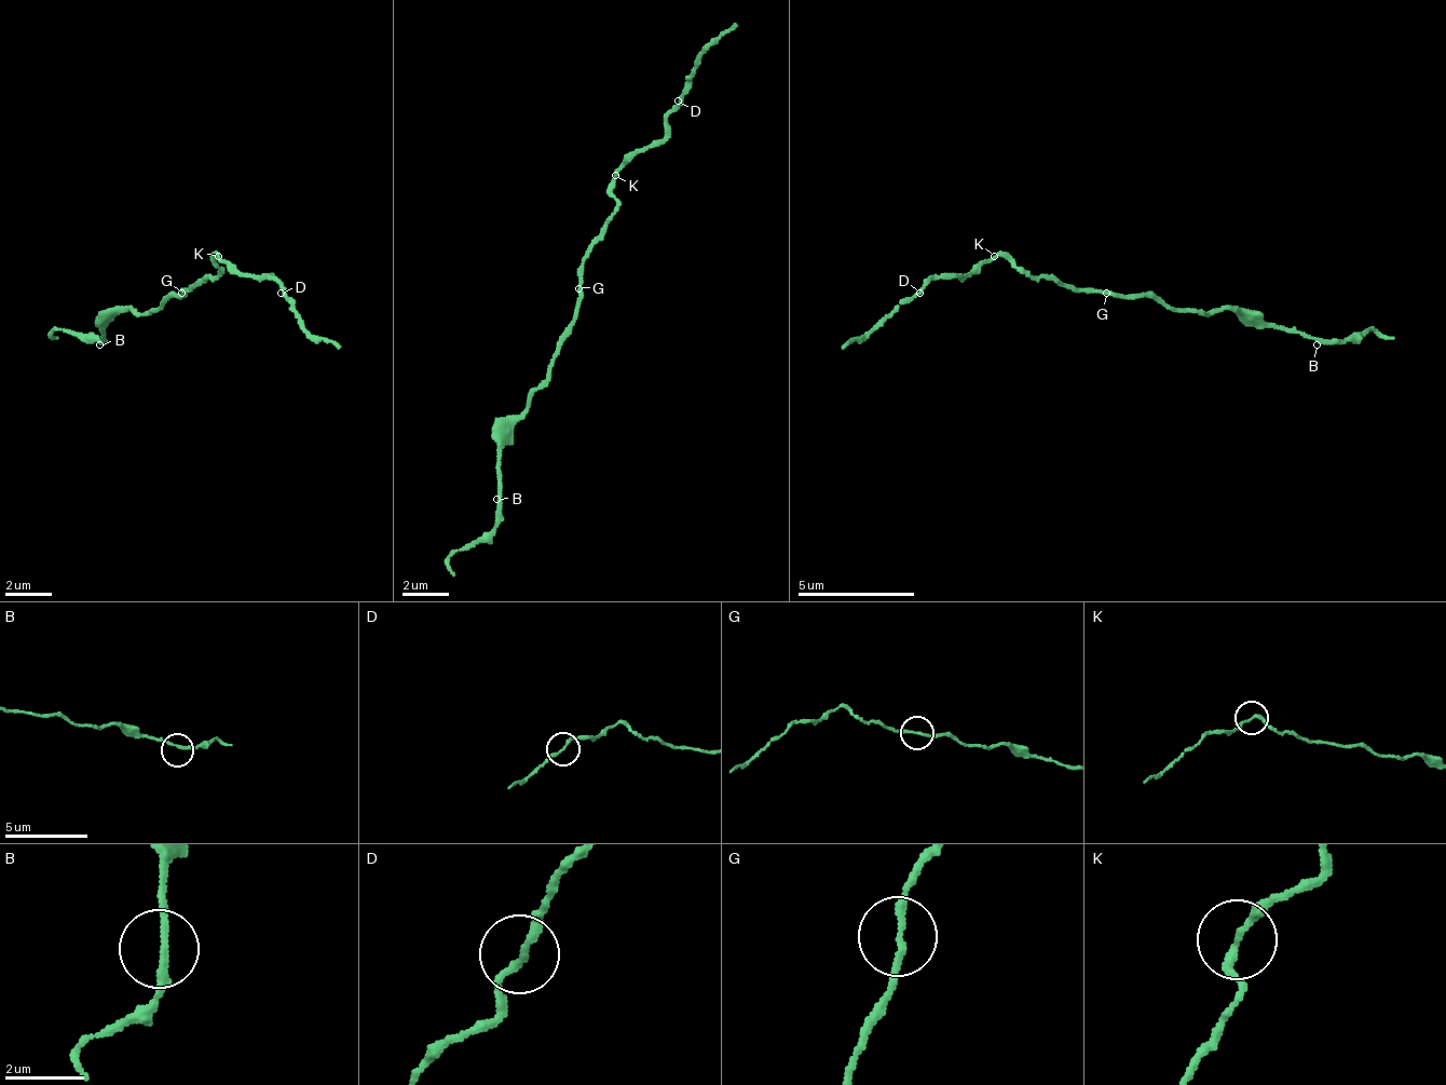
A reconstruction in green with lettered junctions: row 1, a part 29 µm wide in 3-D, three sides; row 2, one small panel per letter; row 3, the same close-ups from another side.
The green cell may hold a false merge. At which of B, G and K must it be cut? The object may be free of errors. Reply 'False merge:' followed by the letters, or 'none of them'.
False merge: none of them

